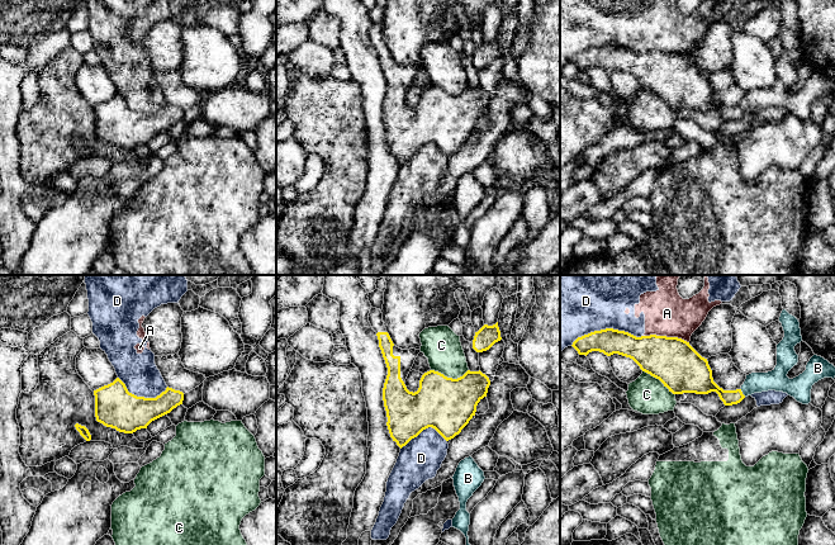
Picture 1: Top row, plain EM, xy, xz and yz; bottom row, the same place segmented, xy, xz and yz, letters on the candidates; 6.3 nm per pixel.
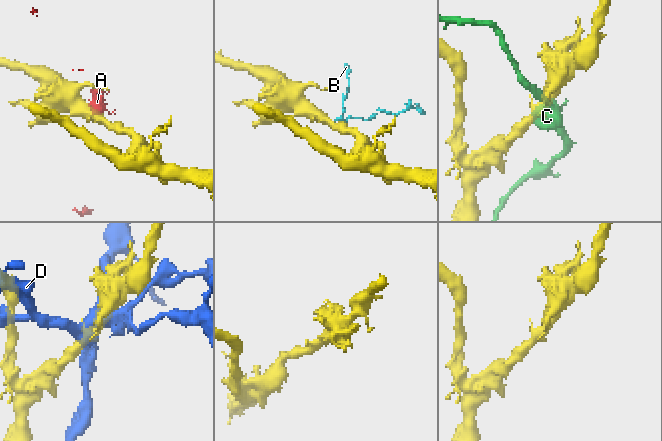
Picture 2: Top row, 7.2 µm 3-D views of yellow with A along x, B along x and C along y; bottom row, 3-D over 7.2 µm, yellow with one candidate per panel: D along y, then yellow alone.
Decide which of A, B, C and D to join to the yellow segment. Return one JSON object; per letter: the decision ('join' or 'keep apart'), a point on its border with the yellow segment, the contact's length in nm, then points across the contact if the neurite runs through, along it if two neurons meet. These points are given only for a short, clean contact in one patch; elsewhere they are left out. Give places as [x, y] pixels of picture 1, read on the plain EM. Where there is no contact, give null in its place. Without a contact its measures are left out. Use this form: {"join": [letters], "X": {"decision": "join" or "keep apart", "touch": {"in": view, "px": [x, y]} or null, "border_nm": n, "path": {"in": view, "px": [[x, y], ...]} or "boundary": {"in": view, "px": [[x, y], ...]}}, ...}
{"join": ["B"], "A": {"decision": "keep apart", "touch": {"in": "yz", "px": [665, 52]}, "border_nm": 300}, "B": {"decision": "join", "touch": {"in": "yz", "px": [741, 108]}, "border_nm": 70, "path": {"in": "yz", "px": [[703, 99], [722, 110], [741, 108], [754, 99], [777, 95]]}}, "C": {"decision": "keep apart", "touch": {"in": "xz", "px": [450, 94]}, "border_nm": 240}, "D": {"decision": "keep apart", "touch": {"in": "yz", "px": [606, 44]}, "border_nm": 460}}

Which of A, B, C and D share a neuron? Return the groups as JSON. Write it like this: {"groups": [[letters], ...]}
{"groups": [["A", "D"], ["B"], ["C"]]}

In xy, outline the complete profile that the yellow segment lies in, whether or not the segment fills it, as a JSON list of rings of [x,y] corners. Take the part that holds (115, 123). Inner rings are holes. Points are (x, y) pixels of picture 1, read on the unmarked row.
[[[117,94],[94,106],[96,137],[119,148],[133,150],[182,120],[184,109],[166,104],[156,114],[137,113]]]

